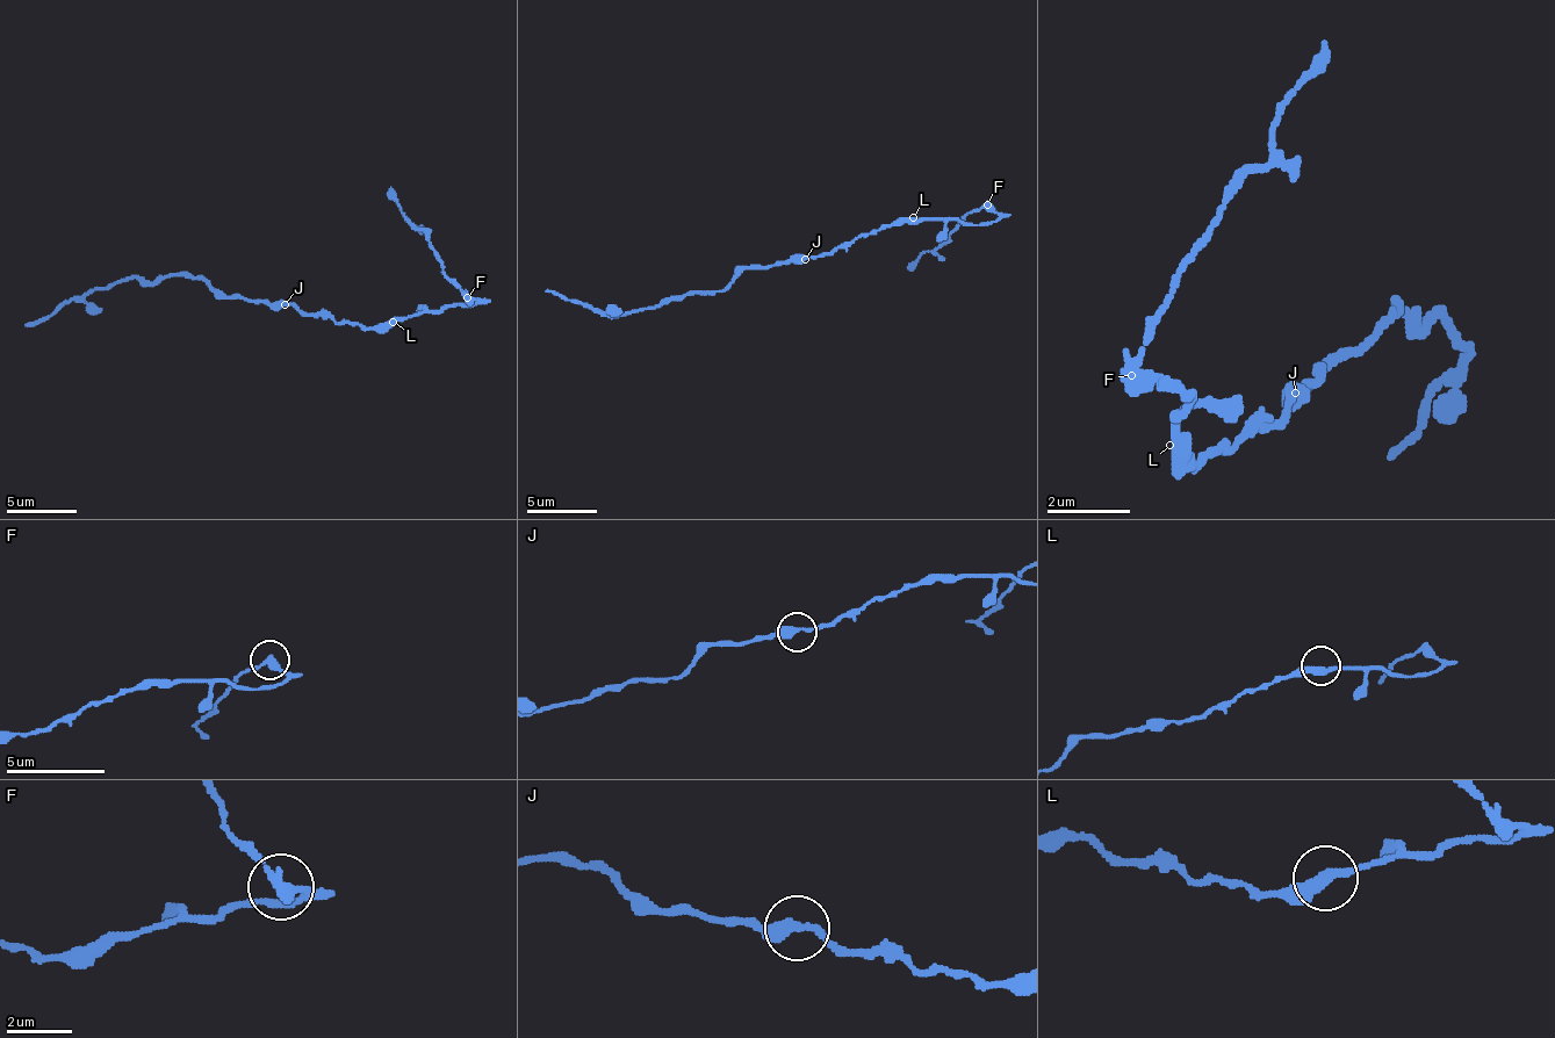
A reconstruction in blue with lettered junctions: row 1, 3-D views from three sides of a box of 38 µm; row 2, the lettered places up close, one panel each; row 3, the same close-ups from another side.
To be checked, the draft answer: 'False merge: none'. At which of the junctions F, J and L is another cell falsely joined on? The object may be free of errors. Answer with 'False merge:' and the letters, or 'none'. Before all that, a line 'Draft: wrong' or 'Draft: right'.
Draft: wrong
False merge: F

